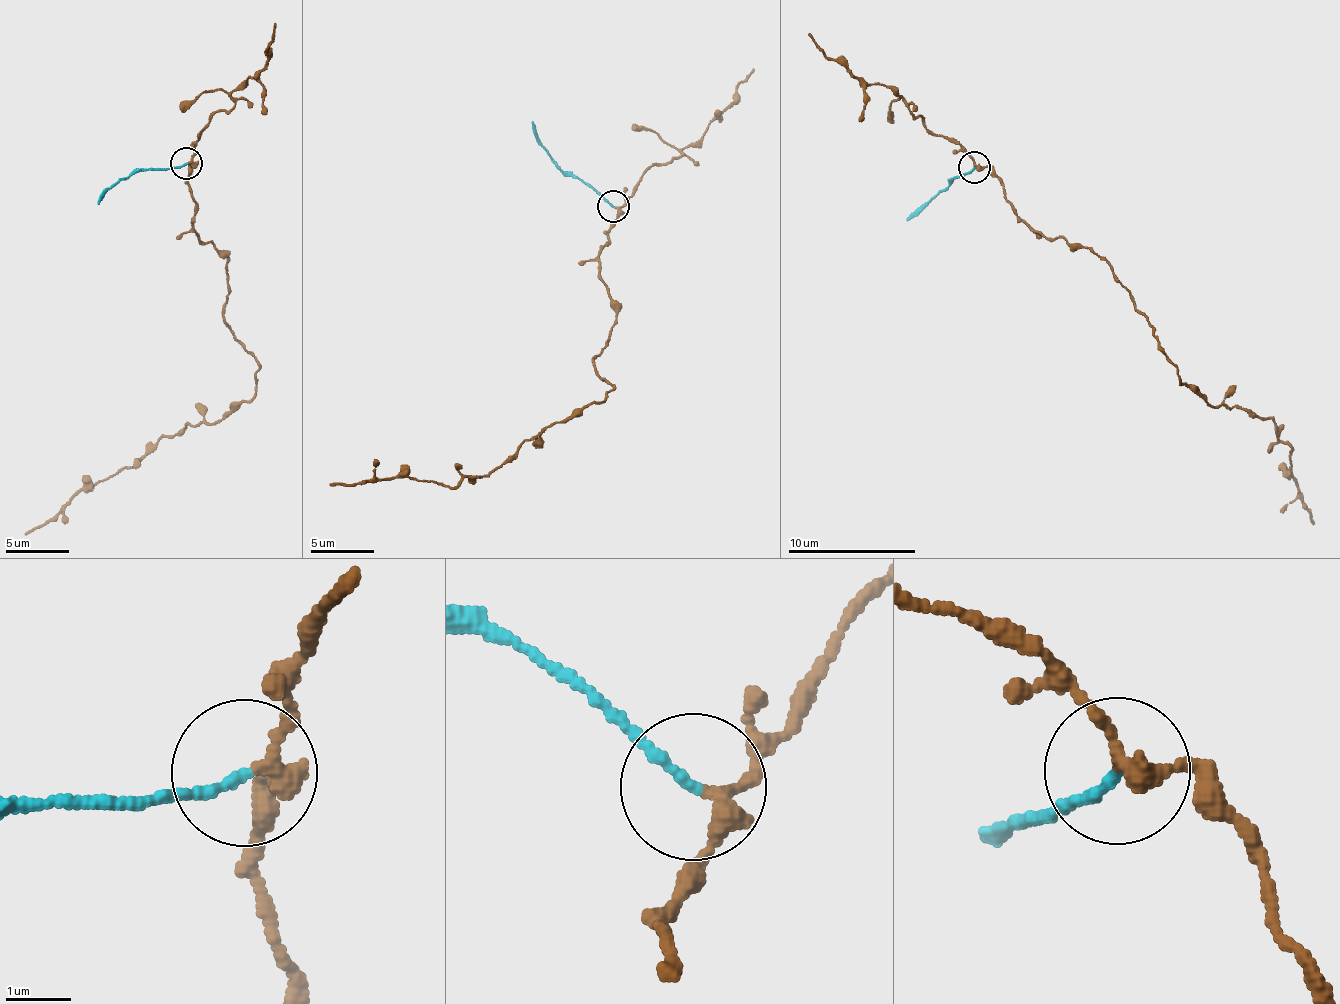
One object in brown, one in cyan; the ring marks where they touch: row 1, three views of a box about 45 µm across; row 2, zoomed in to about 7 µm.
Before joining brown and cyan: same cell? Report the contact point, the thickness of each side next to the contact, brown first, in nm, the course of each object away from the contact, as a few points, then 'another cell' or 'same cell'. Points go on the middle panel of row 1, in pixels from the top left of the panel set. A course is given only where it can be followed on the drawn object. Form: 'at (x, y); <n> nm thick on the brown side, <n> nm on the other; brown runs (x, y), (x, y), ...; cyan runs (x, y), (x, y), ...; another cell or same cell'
at (613, 206); 240 nm thick on the brown side, 150 nm on the other; brown runs (616, 207), (597, 266), (616, 322), (591, 361), (612, 387), (603, 400), (453, 487), (399, 476), (331, 486); cyan runs (612, 207), (559, 165), (531, 122); another cell

